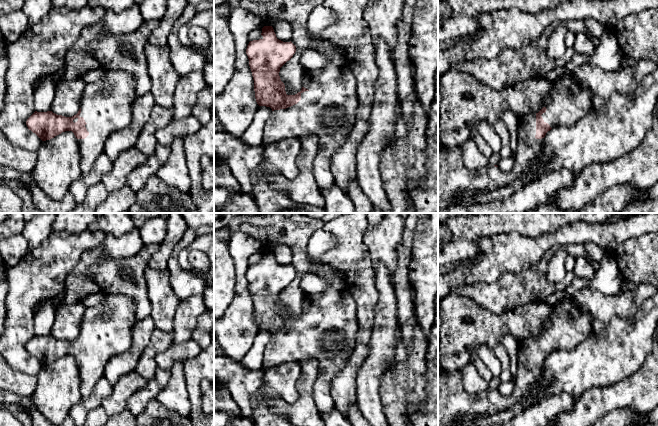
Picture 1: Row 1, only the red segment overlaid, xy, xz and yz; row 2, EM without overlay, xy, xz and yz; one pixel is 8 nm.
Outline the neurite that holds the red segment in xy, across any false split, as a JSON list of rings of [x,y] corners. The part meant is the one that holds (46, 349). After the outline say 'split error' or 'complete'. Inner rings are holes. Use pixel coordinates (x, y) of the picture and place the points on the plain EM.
[[[105,294],[102,303],[86,308],[76,339],[65,341],[52,335],[35,335],[26,349],[42,365],[72,355],[79,369],[80,394],[86,398],[104,376],[107,362],[131,347],[136,321],[131,298]]]; split error

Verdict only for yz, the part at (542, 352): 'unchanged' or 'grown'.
grown

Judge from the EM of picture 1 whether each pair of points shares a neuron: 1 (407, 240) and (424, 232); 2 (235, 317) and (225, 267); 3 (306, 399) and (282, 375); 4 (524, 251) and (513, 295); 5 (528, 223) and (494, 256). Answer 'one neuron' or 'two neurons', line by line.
1: two neurons
2: two neurons
3: two neurons
4: two neurons
5: two neurons

